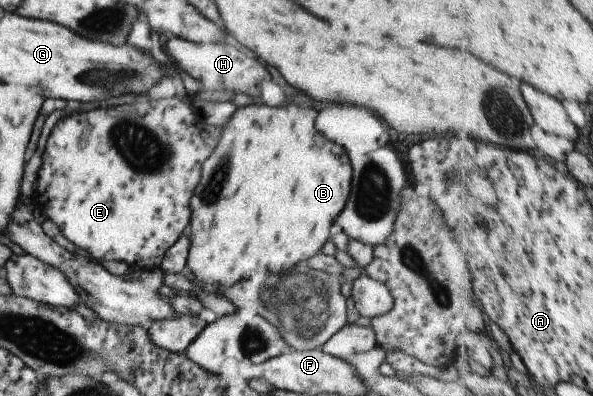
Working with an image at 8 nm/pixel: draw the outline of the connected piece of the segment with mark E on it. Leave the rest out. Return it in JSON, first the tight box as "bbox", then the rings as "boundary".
{"bbox":[33,93,213,270],"boundary":[[[182,93],[175,98],[165,100],[145,100],[145,102],[131,102],[131,104],[119,104],[113,108],[97,108],[91,112],[73,113],[59,119],[51,130],[44,153],[42,156],[41,168],[39,168],[39,184],[33,192],[33,200],[38,205],[43,216],[52,220],[63,232],[70,244],[83,248],[89,252],[95,262],[119,261],[125,262],[133,270],[154,270],[159,269],[163,257],[168,248],[171,248],[179,236],[183,235],[189,228],[191,197],[201,178],[201,166],[211,156],[213,149],[209,148],[201,134],[205,124],[202,122],[201,114],[196,107],[183,102]]]}

